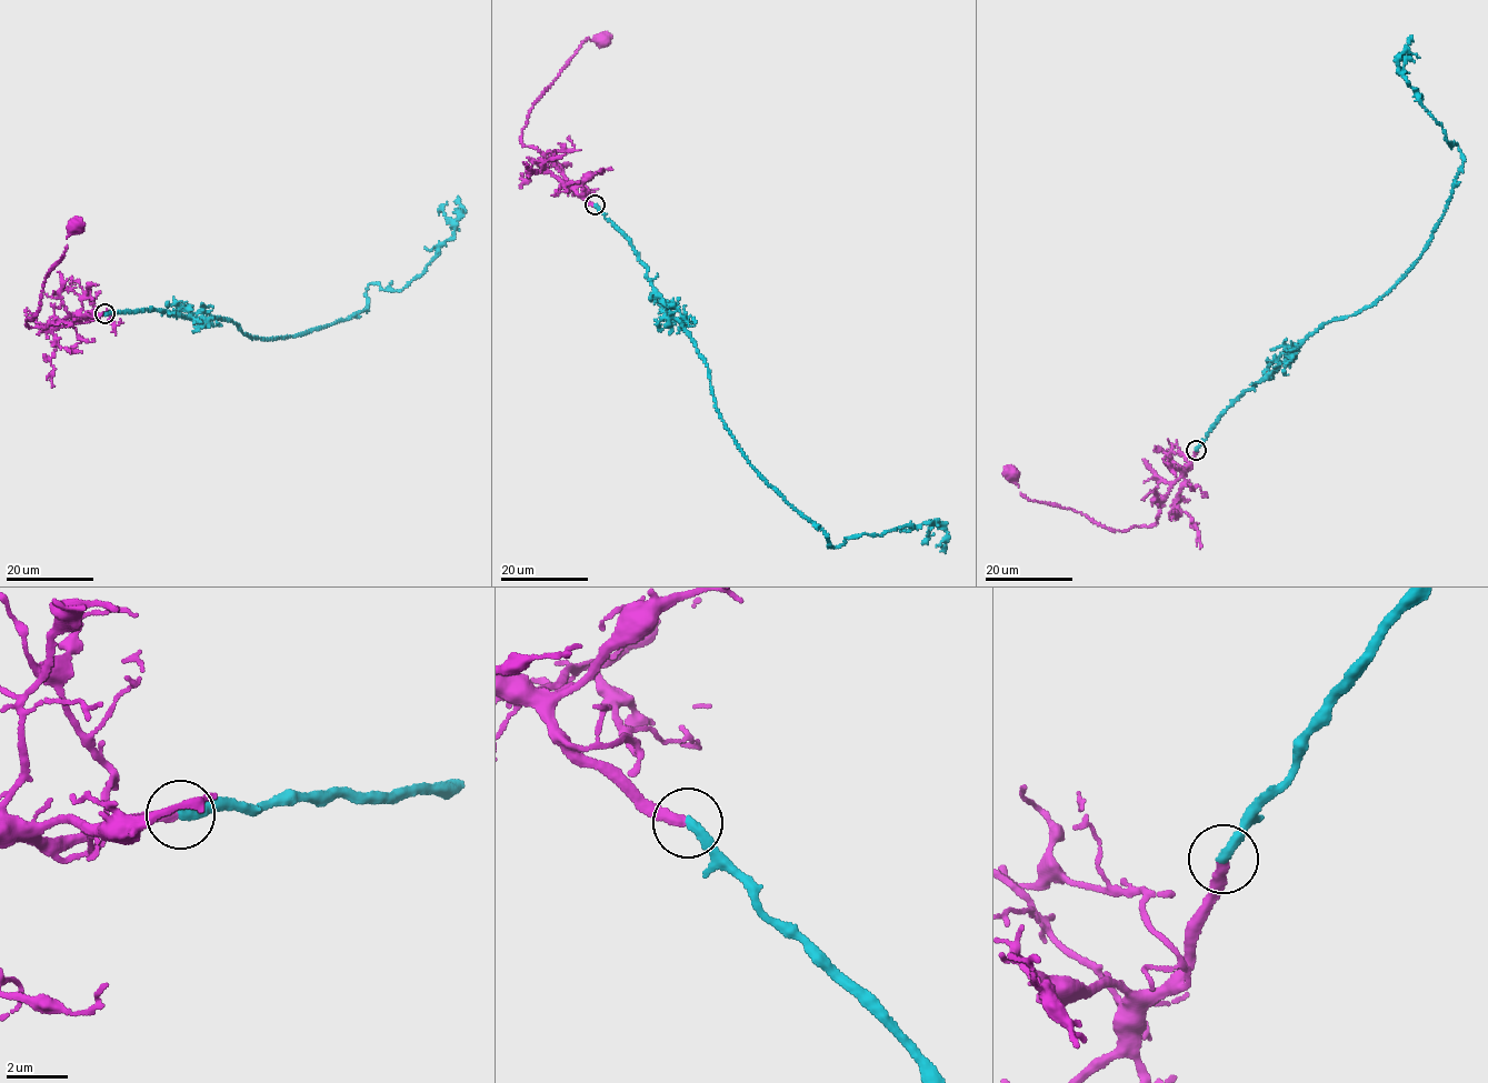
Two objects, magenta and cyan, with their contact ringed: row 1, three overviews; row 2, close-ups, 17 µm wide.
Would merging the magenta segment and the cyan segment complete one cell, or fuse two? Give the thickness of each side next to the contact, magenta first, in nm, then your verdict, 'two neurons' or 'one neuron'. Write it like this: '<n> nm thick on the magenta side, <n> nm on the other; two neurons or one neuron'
320 nm thick on the magenta side, 360 nm on the other; one neuron

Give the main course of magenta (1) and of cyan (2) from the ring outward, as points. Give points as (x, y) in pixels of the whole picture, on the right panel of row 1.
1: (1196, 450), (1189, 465), (1174, 481), (1158, 521), (1122, 530), (1095, 523), (1074, 510), (1029, 500), (1006, 469)
2: (1196, 450), (1226, 409), (1308, 337), (1374, 306), (1421, 254), (1464, 164), (1399, 69), (1411, 36)

